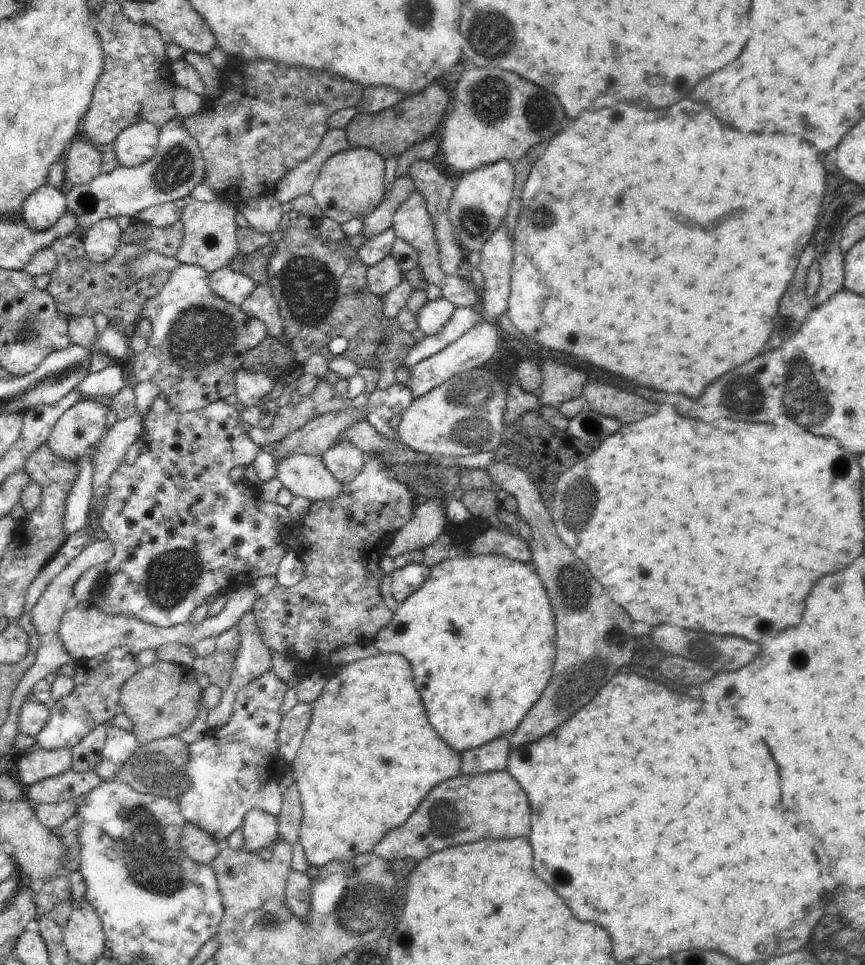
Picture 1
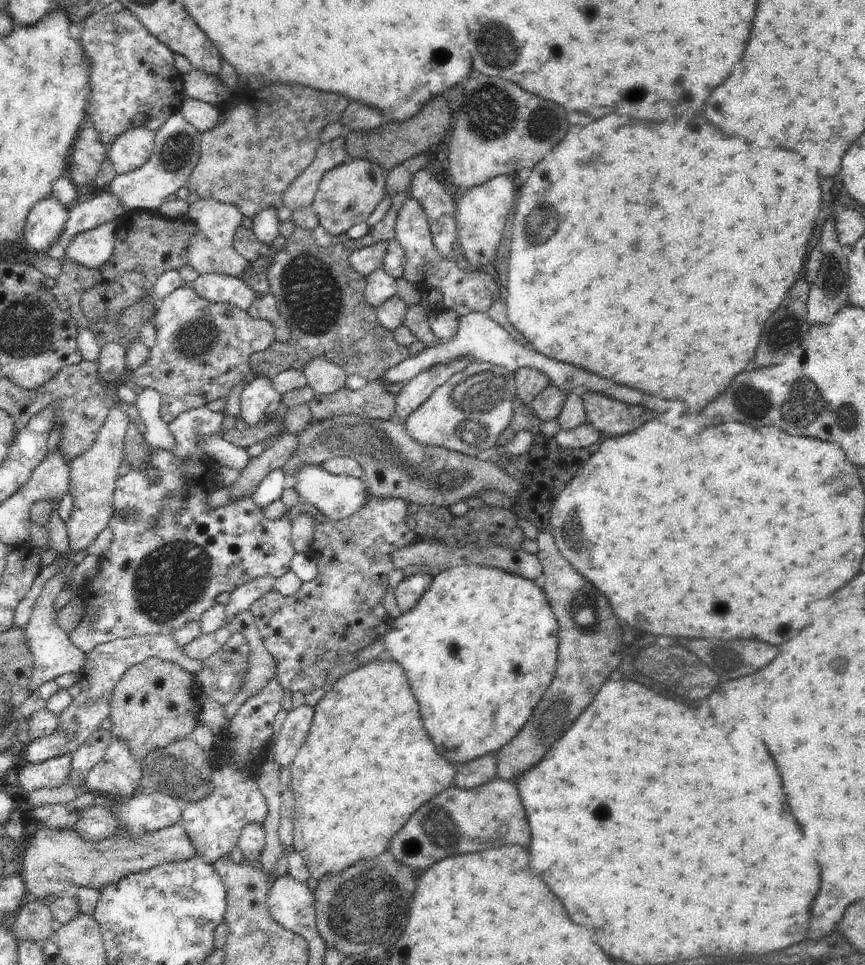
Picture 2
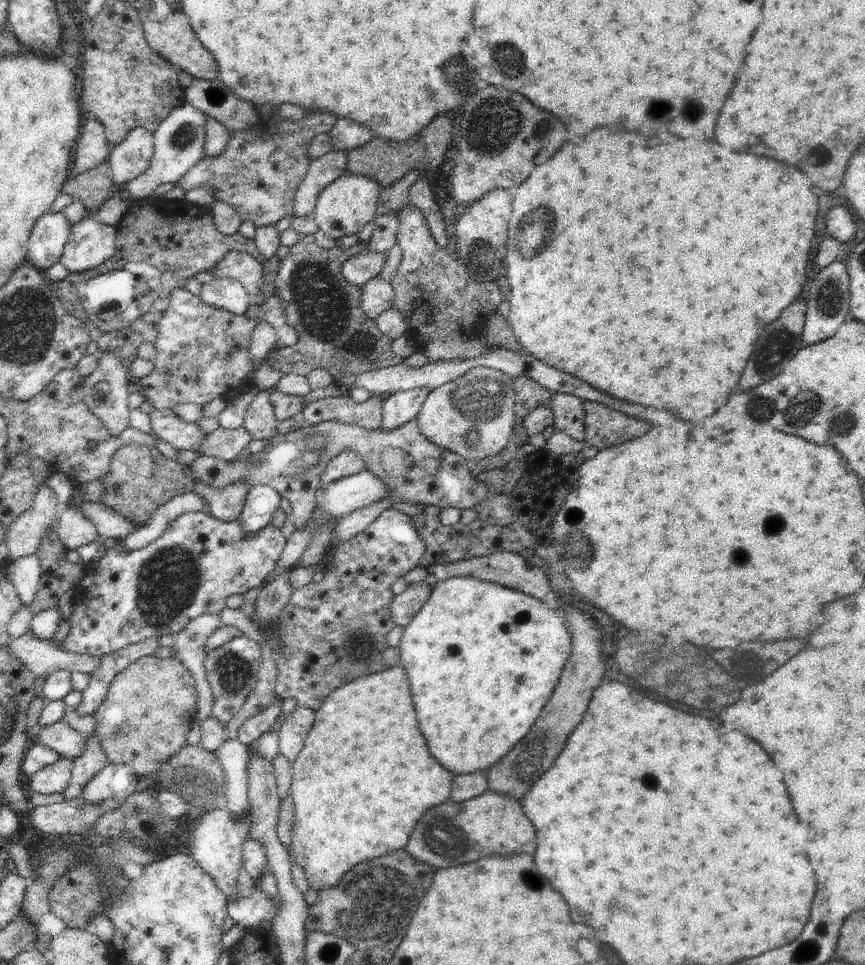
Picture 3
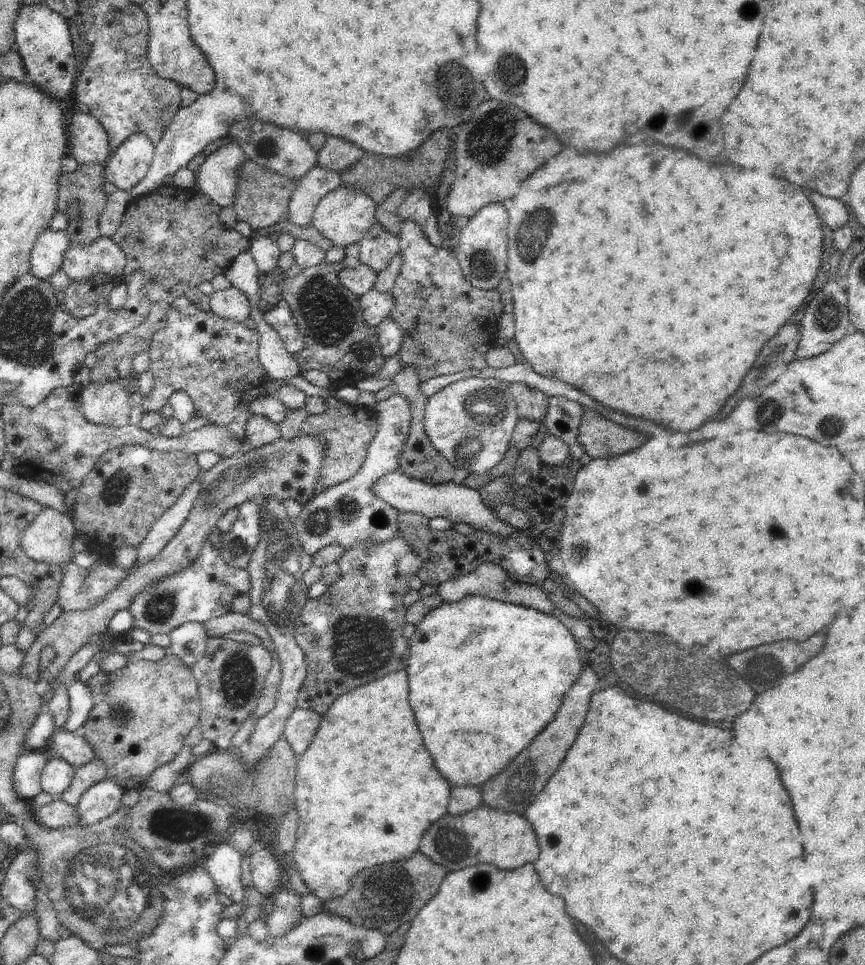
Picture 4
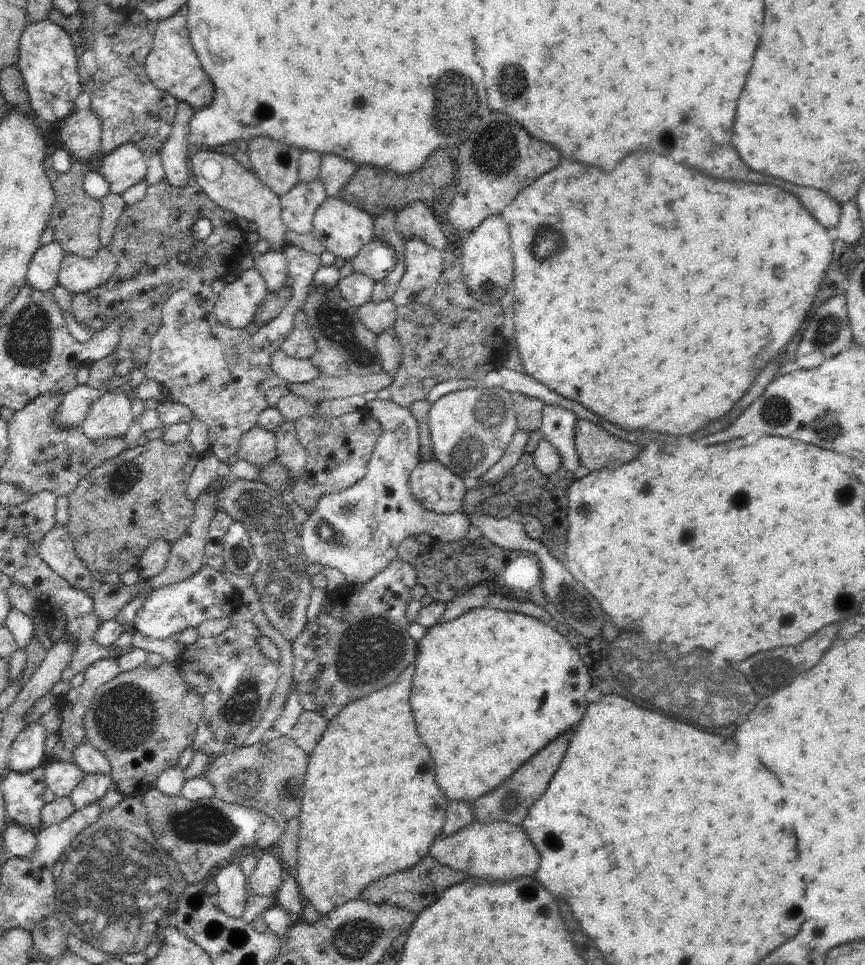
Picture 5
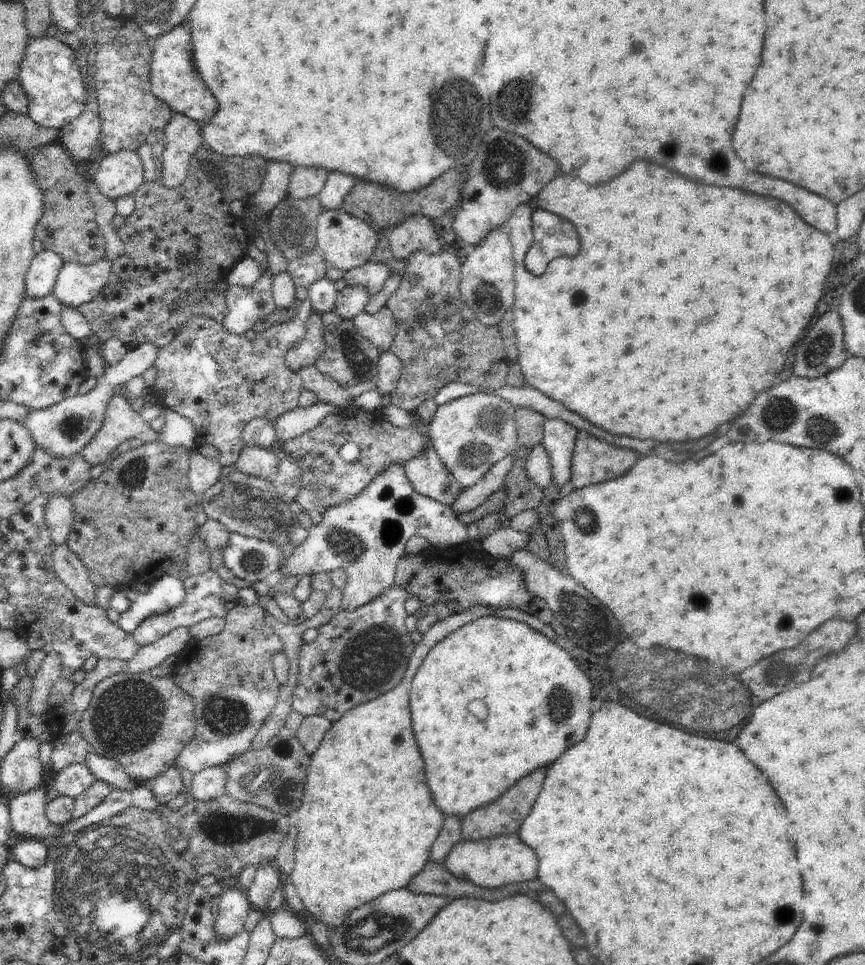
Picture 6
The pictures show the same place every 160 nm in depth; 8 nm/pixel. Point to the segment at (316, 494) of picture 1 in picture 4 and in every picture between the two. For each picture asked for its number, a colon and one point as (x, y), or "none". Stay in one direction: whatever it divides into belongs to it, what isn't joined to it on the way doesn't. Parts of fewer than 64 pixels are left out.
2: (337, 497)
3: (342, 498)
4: (460, 504)

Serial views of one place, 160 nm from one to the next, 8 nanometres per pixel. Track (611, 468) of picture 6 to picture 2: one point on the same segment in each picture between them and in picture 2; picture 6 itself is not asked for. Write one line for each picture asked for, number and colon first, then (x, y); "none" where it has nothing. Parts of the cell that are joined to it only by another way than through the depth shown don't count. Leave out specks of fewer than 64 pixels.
2: (613, 418)
3: (604, 427)
4: (602, 439)
5: (597, 449)

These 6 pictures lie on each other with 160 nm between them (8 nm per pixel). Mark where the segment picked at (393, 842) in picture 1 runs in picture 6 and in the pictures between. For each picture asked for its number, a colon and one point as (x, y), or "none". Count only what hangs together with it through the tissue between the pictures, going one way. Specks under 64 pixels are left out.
2: (456, 821)
3: (454, 833)
4: (484, 835)
5: (501, 851)
6: (496, 862)

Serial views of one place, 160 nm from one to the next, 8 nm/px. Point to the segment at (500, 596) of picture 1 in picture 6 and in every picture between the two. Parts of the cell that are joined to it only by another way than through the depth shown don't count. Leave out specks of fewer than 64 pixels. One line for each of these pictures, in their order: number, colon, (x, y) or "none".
2: (479, 649)
3: (482, 660)
4: (485, 677)
5: (493, 687)
6: (535, 703)

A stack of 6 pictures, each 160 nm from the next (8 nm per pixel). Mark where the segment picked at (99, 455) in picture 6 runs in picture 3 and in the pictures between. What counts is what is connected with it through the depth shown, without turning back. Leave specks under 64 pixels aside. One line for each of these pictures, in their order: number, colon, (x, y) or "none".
3: (106, 390)
4: (107, 404)
5: (110, 416)

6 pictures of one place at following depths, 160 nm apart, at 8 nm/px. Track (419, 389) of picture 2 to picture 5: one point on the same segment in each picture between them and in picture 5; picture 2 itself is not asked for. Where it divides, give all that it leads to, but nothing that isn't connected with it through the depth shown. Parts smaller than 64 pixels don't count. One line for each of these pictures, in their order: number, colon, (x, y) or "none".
3: (401, 407)
4: (349, 513)
5: (359, 530)

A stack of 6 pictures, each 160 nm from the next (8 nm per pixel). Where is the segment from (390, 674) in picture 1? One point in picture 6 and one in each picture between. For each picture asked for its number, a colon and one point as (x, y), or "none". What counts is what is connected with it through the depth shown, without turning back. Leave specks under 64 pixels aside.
2: (367, 765)
3: (364, 778)
4: (366, 790)
5: (371, 807)
6: (366, 823)

